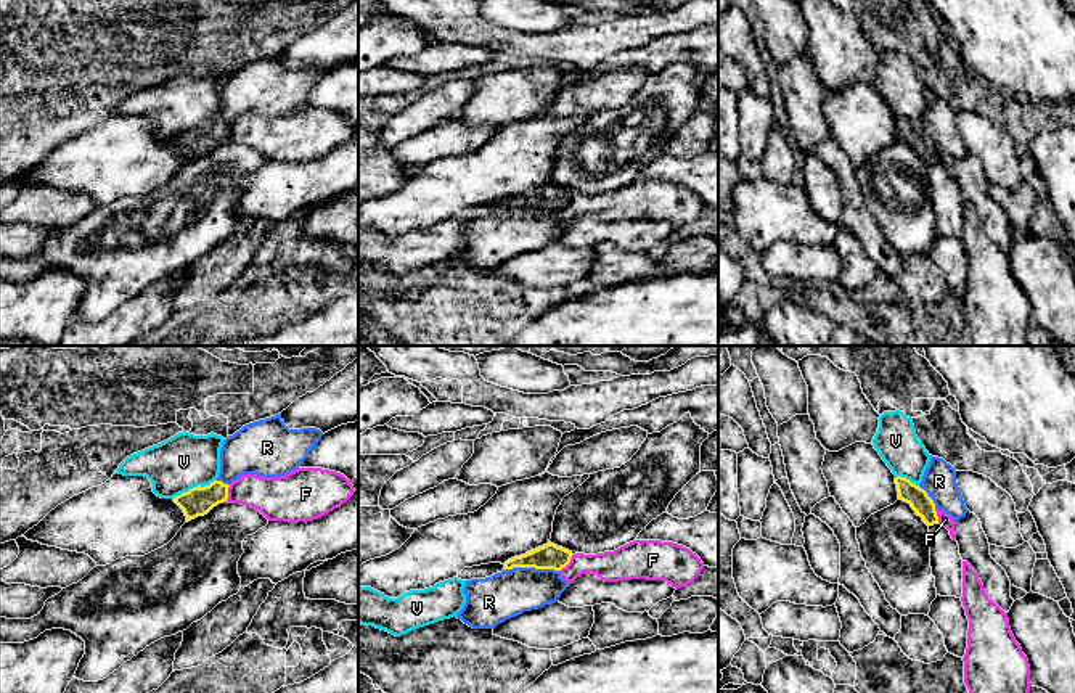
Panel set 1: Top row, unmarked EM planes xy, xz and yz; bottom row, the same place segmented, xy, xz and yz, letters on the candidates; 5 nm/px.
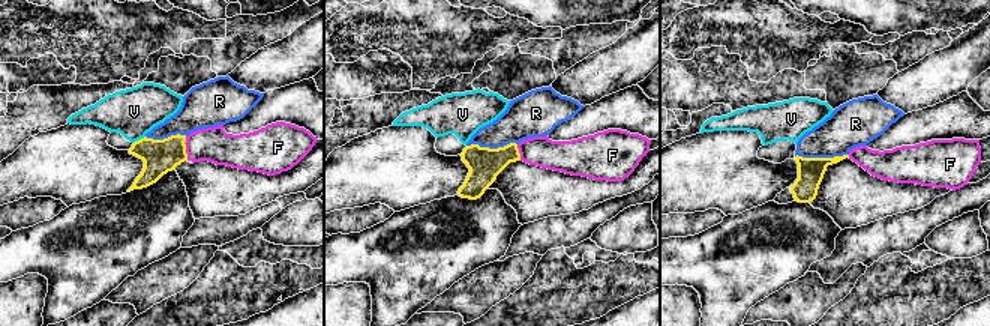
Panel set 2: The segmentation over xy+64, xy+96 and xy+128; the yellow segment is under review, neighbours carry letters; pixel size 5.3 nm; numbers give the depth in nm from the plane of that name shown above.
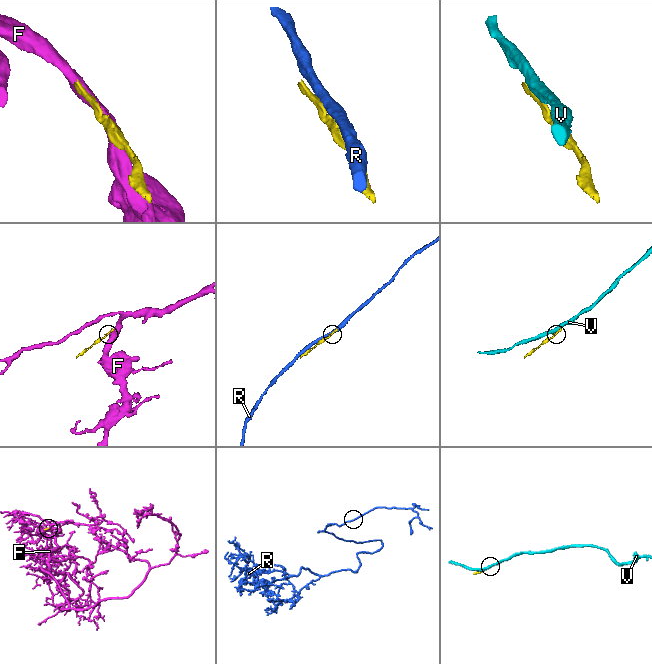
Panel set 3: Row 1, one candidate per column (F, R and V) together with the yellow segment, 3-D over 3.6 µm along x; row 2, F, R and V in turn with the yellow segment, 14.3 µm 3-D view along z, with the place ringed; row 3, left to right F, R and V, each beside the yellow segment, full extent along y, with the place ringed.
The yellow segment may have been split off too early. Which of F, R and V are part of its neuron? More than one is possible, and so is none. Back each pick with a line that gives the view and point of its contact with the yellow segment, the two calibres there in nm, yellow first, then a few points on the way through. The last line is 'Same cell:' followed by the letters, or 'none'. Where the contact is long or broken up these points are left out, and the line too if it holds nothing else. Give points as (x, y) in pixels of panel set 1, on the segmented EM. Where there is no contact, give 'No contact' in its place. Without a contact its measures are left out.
Same cell: none

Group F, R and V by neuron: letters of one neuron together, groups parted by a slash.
F / R / V

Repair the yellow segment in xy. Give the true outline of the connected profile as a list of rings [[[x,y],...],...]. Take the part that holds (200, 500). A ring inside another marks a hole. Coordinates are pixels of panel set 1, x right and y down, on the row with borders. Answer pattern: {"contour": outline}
{"contour": [[[214,481],[209,486],[198,486],[174,497],[174,502],[183,510],[186,523],[207,515],[219,503],[227,502],[228,498],[228,484],[222,481]]]}

